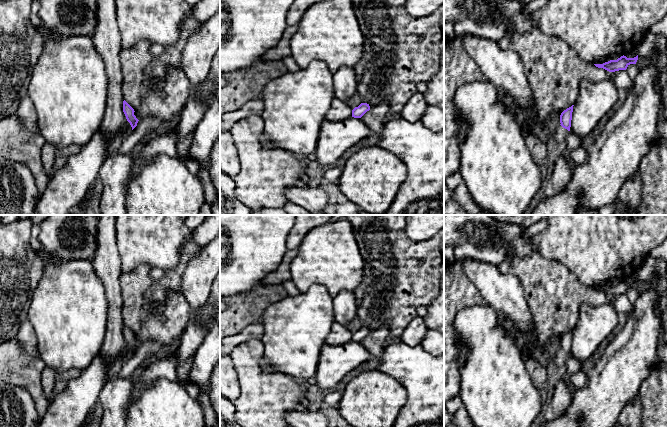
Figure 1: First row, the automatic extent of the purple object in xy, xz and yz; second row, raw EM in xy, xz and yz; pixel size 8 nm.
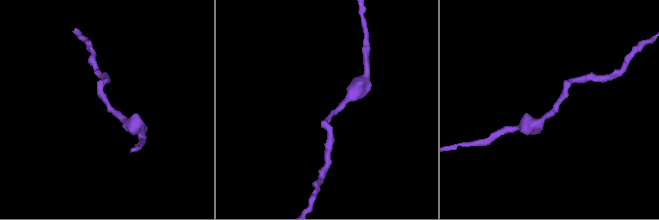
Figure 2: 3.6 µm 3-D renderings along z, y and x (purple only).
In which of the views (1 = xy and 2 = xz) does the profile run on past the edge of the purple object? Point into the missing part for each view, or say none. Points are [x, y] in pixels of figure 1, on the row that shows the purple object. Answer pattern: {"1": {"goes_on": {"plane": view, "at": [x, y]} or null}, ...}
{"1": {"goes_on": null}, "2": {"goes_on": null}}

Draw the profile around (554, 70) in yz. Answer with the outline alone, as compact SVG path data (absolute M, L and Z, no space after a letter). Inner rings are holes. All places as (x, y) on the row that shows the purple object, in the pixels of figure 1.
M538 27L526 33L505 36L497 41L497 44L501 49L511 50L519 55L532 91L532 103L528 108L523 109L500 89L500 101L512 114L525 135L534 135L533 128L530 125L532 117L547 122L553 114L560 116L564 110L574 105L583 79L599 82L601 80L613 80L614 78L613 72L584 61L563 39L547 35Z

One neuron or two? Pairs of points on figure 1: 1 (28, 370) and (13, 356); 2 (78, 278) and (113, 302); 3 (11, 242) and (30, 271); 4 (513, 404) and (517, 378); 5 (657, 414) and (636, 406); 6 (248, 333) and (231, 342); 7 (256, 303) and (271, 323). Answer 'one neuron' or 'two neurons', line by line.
1: one neuron
2: two neurons
3: one neuron
4: one neuron
5: two neurons
6: one neuron
7: two neurons

